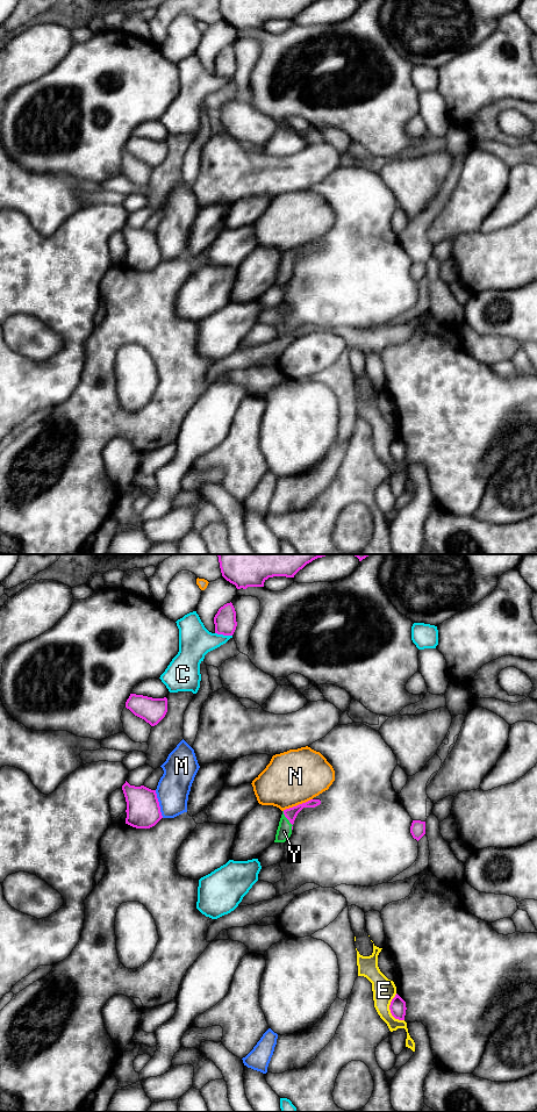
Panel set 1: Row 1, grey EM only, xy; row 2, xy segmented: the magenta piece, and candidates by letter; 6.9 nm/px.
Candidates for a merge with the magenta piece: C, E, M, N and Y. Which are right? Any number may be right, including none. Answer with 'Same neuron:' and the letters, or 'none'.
Same neuron: Y

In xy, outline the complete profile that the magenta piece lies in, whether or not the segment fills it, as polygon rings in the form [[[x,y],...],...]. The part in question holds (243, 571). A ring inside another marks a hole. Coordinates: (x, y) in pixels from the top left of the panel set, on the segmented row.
[[[217,554],[222,576],[235,584],[237,589],[264,587],[268,577],[294,575],[307,564],[329,554]]]

